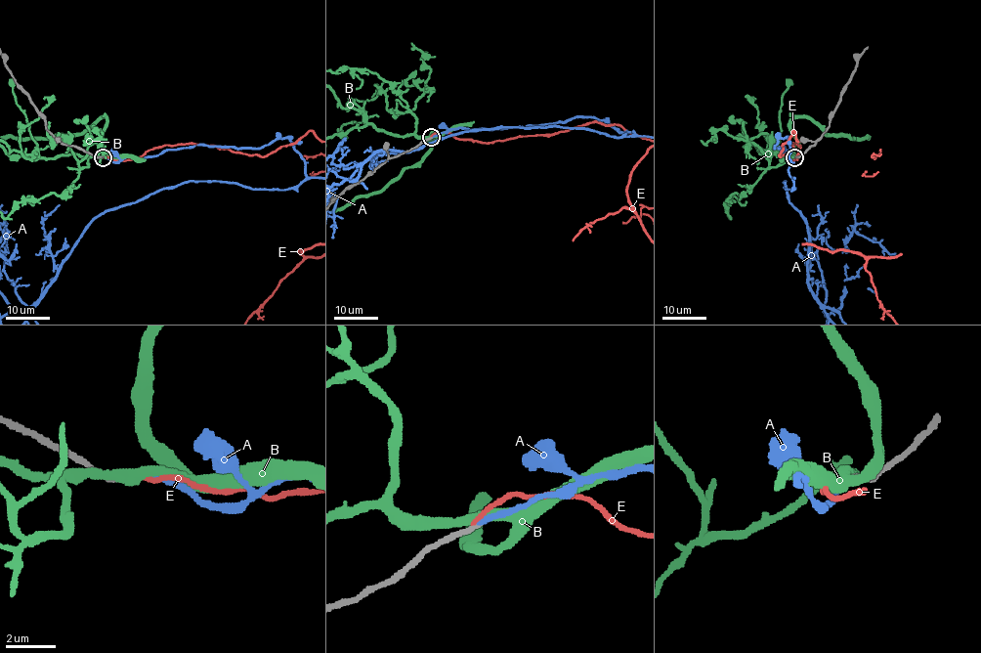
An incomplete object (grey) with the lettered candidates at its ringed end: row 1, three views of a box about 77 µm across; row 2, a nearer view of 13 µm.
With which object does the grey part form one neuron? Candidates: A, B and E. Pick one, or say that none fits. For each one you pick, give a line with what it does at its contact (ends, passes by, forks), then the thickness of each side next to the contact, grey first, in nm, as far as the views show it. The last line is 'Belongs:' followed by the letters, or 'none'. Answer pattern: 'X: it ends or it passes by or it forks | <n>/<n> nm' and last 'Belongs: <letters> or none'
A: it ends | 220/200 nm
Belongs: A

